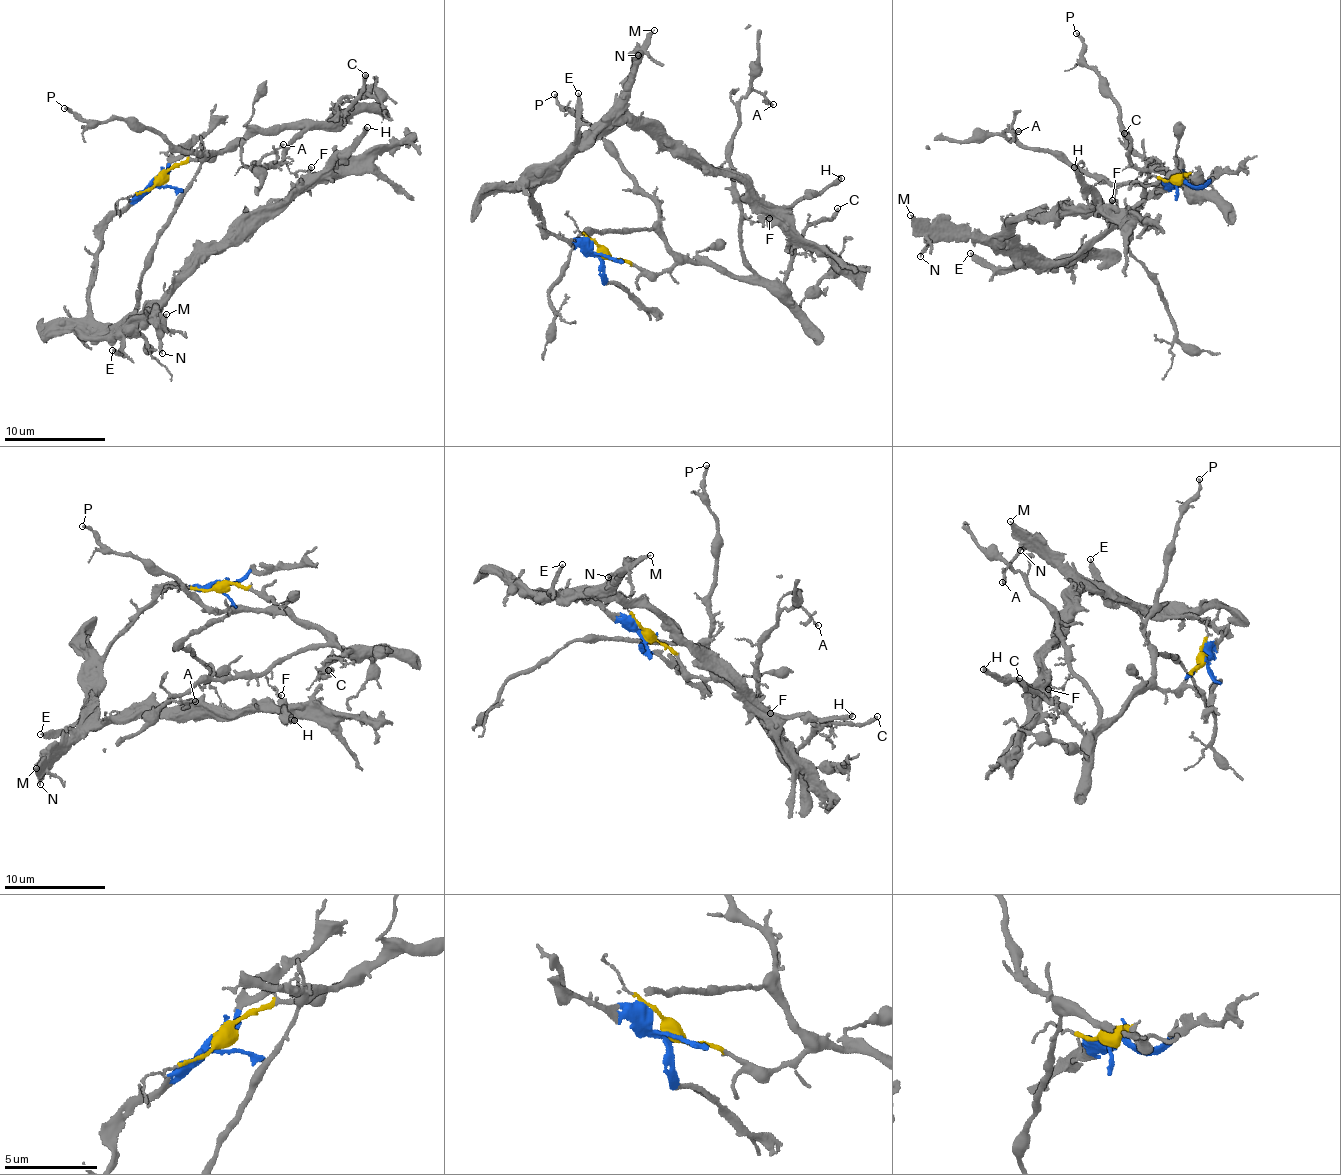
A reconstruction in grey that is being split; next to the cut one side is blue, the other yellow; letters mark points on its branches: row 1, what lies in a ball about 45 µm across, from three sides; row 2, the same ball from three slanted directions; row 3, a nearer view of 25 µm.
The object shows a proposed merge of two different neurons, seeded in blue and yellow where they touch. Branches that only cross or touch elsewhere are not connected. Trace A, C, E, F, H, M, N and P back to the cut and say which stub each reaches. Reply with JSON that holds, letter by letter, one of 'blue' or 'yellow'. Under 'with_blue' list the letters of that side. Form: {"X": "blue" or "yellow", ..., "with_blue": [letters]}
{"A": "yellow", "C": "yellow", "E": "blue", "F": "yellow", "H": "blue", "M": "blue", "N": "blue", "P": "yellow", "with_blue": ["E", "H", "M", "N"]}

